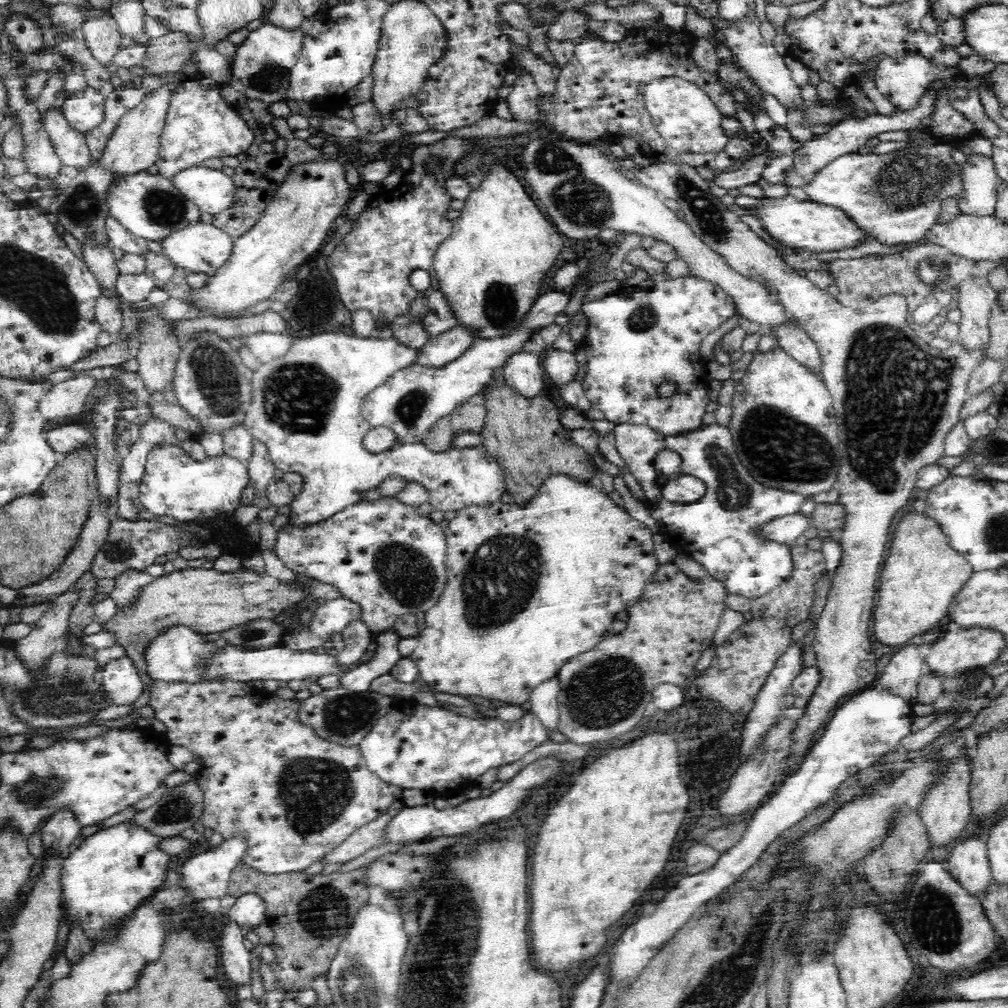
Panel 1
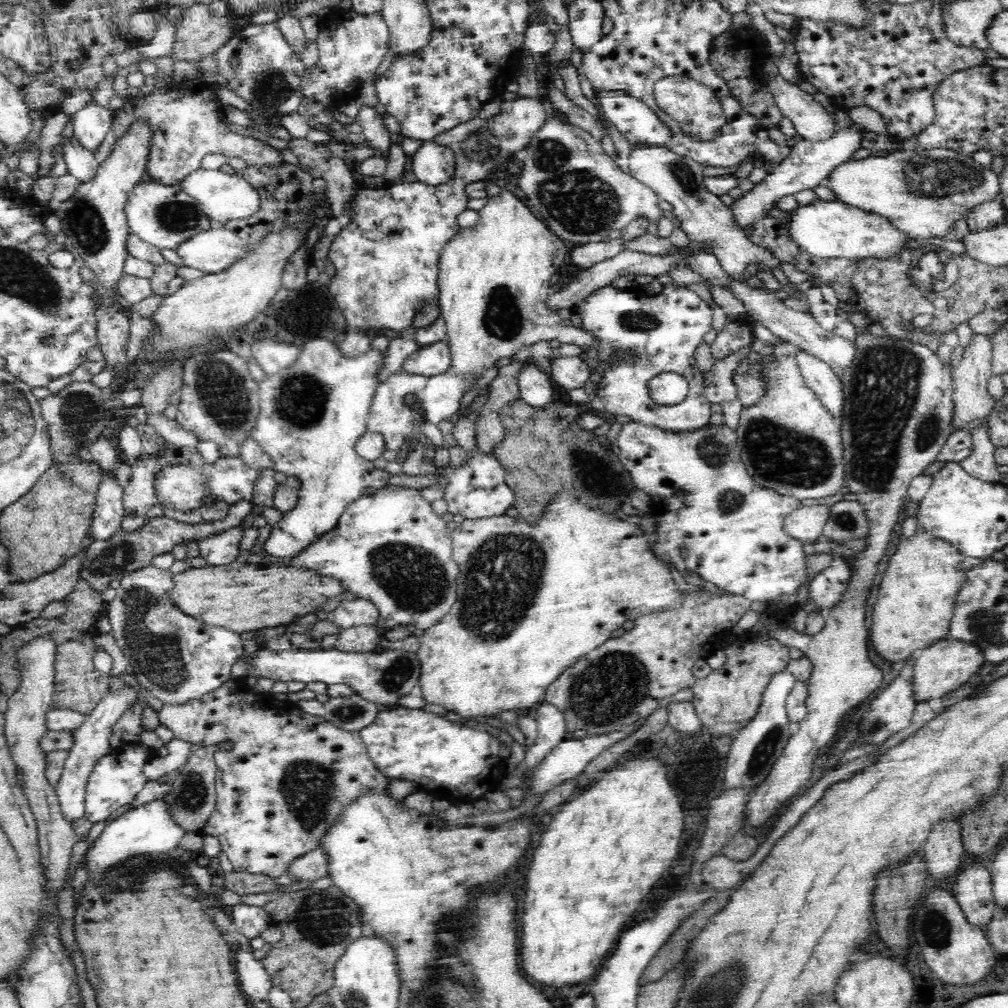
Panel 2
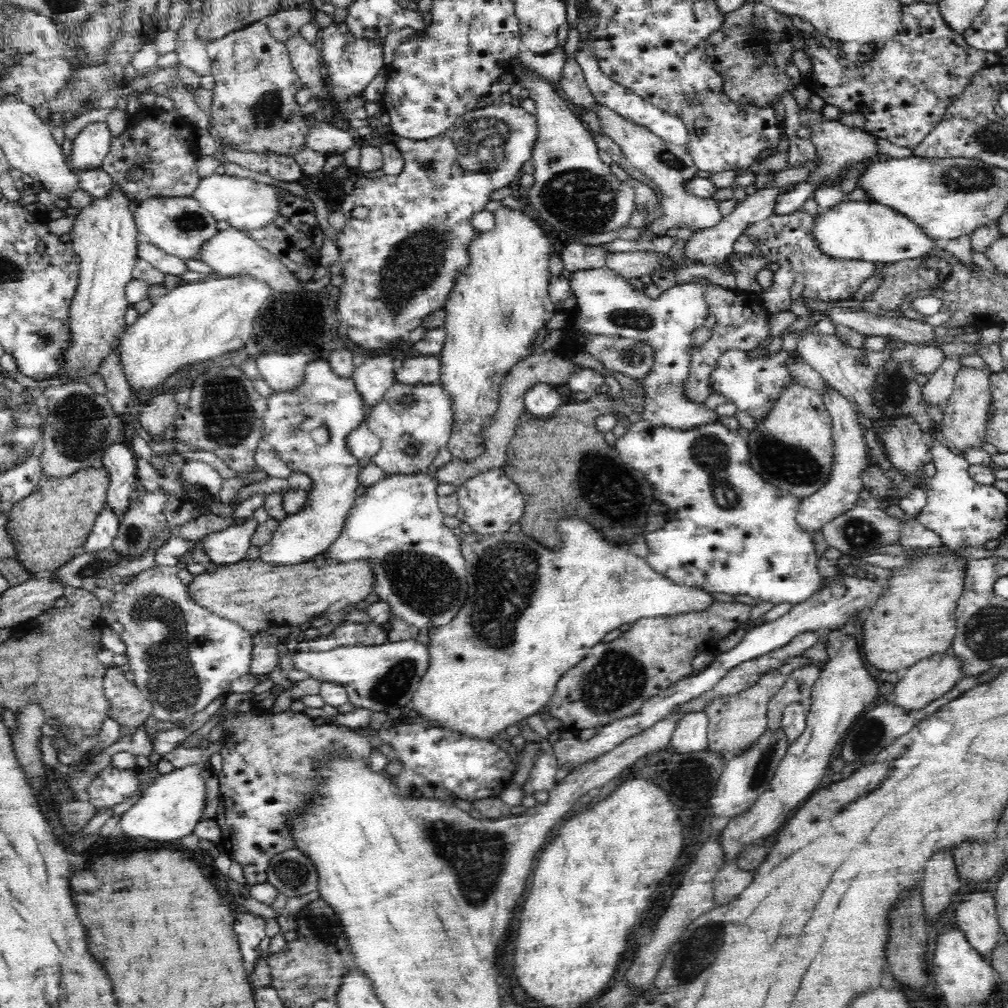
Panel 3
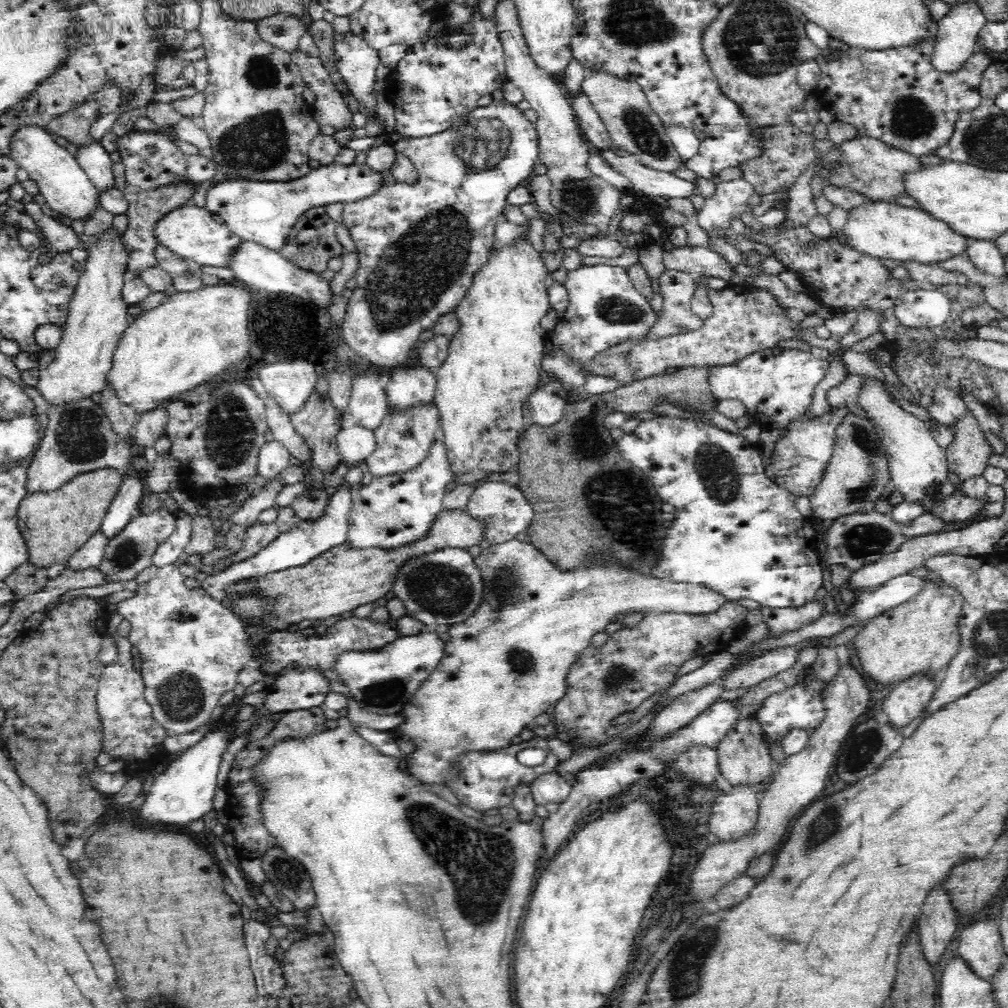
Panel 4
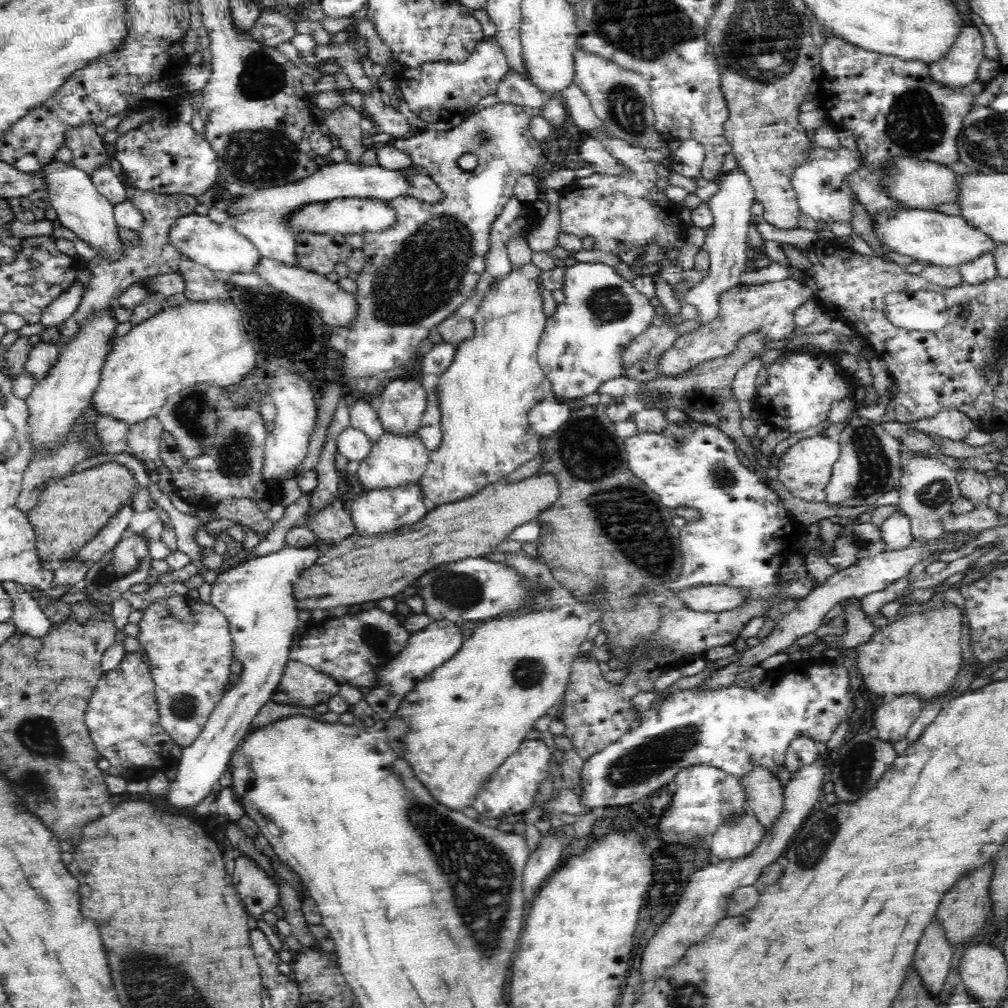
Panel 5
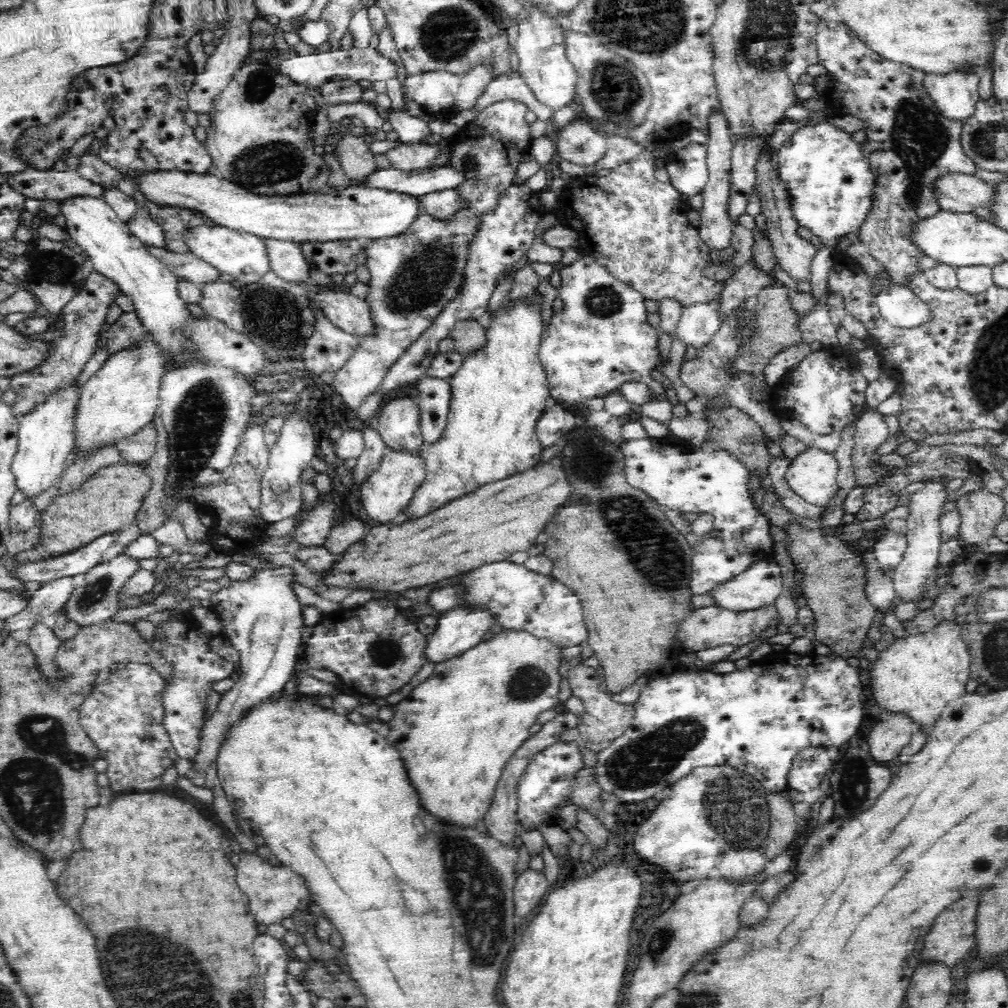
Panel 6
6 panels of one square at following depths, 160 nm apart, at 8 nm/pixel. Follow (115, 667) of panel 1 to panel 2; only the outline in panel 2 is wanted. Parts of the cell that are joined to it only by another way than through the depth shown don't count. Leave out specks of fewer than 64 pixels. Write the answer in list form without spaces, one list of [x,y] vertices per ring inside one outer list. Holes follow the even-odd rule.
[[[122,676],[122,681],[125,682],[124,688],[120,692],[109,692],[104,694],[93,712],[90,712],[85,718],[82,726],[78,727],[72,734],[74,745],[69,749],[63,772],[61,774],[58,787],[56,788],[59,800],[59,812],[62,812],[63,820],[71,824],[72,821],[78,821],[85,814],[84,797],[86,790],[87,775],[90,774],[93,762],[107,752],[107,747],[113,744],[116,736],[112,732],[112,726],[116,721],[130,708],[130,704],[138,702],[136,692],[133,688],[133,682]]]

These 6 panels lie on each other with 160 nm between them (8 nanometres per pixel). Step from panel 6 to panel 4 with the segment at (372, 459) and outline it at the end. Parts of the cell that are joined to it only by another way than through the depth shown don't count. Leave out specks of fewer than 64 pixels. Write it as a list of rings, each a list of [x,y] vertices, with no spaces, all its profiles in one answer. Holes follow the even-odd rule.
[[[364,370],[353,378],[348,408],[355,424],[362,428],[374,431],[382,422],[388,410],[387,392],[378,384],[378,372]]]

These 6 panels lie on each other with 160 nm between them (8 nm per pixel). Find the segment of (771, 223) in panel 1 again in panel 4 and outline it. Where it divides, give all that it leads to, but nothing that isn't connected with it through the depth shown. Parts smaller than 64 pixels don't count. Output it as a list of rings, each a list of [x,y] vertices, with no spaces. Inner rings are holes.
[[[867,201],[848,211],[846,223],[840,232],[849,237],[848,249],[864,256],[877,259],[892,258],[902,262],[936,264],[952,256],[963,254],[968,249],[967,238],[952,233],[942,221],[936,221],[922,210],[904,208],[903,205],[888,202]]]

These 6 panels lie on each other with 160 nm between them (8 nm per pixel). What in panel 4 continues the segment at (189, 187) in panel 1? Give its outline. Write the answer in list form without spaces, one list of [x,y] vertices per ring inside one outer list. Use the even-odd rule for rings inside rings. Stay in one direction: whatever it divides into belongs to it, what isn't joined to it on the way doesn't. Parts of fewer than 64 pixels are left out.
[[[332,163],[312,169],[309,174],[292,181],[265,182],[250,179],[231,179],[212,183],[208,190],[205,210],[224,220],[224,225],[243,242],[257,243],[272,251],[282,251],[287,244],[292,226],[304,212],[315,207],[326,207],[334,203],[357,202],[376,193],[383,186],[380,172],[371,170],[362,164],[342,166]]]

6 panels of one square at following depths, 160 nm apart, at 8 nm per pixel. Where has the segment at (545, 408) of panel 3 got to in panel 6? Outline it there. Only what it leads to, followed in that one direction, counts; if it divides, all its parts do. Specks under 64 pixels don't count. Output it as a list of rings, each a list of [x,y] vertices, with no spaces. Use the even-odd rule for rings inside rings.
[[[552,404],[539,415],[535,433],[543,448],[558,444],[578,425],[579,418],[564,408],[564,404]]]

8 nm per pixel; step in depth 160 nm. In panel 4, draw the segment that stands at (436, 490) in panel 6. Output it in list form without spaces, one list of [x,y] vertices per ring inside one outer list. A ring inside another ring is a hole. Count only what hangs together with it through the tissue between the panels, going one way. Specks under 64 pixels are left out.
[[[526,240],[516,248],[502,248],[498,254],[488,254],[487,262],[475,272],[471,286],[456,304],[454,314],[459,326],[450,338],[442,366],[434,372],[437,385],[432,399],[440,410],[441,437],[453,474],[445,492],[454,490],[458,485],[458,476],[466,472],[481,470],[504,473],[519,461],[515,440],[527,426],[522,414],[524,399],[542,387],[538,384],[542,380],[541,360],[547,333],[540,327],[540,322],[551,308],[546,281],[549,272],[544,265],[544,258],[534,252],[536,250]]]

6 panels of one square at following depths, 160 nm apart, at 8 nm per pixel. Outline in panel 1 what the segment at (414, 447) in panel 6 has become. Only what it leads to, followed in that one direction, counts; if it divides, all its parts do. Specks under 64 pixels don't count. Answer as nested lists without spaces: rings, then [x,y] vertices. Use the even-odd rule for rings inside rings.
[[[456,326],[452,330],[430,337],[420,348],[416,364],[442,366],[459,357],[475,341],[469,328]]]

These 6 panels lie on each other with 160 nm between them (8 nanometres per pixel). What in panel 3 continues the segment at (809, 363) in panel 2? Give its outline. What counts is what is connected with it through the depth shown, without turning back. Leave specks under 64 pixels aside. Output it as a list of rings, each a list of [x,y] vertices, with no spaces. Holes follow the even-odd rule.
[[[830,386],[830,389],[829,393],[821,396],[833,422],[833,466],[829,472],[828,482],[817,493],[806,497],[800,503],[796,514],[798,525],[810,534],[821,530],[823,525],[834,520],[836,516],[840,516],[842,512],[846,512],[848,508],[856,506],[856,502],[860,498],[860,492],[862,492],[862,477],[860,477],[860,474],[862,474],[863,464],[867,457],[867,446],[863,442],[862,423],[858,422],[858,412],[845,396],[842,396],[832,386]]]

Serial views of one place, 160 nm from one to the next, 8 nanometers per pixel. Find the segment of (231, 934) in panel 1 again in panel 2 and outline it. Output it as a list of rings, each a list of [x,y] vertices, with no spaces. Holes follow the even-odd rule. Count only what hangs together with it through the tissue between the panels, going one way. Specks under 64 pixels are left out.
[[[238,948],[236,950],[236,974],[240,980],[240,986],[244,990],[244,994],[248,994],[250,998],[266,1001],[272,988],[272,979],[266,972],[264,965],[255,960],[252,953],[248,953]]]

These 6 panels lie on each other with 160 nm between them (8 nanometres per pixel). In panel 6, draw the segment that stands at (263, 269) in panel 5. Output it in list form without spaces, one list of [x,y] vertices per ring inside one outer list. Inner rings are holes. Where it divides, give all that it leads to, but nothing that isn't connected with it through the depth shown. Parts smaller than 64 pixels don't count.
[[[322,290],[312,296],[312,302],[324,310],[327,321],[348,334],[362,336],[373,329],[374,323],[366,299],[356,298],[352,293]]]

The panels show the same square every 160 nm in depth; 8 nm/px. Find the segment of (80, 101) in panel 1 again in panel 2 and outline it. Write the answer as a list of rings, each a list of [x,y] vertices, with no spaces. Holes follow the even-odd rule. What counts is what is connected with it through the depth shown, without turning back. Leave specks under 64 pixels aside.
[[[91,101],[69,118],[73,125],[73,137],[90,152],[94,152],[110,130],[113,113]]]

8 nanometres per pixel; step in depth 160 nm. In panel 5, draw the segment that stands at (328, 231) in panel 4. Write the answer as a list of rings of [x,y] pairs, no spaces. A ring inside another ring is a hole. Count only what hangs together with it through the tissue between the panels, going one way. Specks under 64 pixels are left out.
[[[302,232],[294,236],[298,266],[316,274],[334,272],[336,264],[344,264],[353,254],[342,234],[314,234]]]

